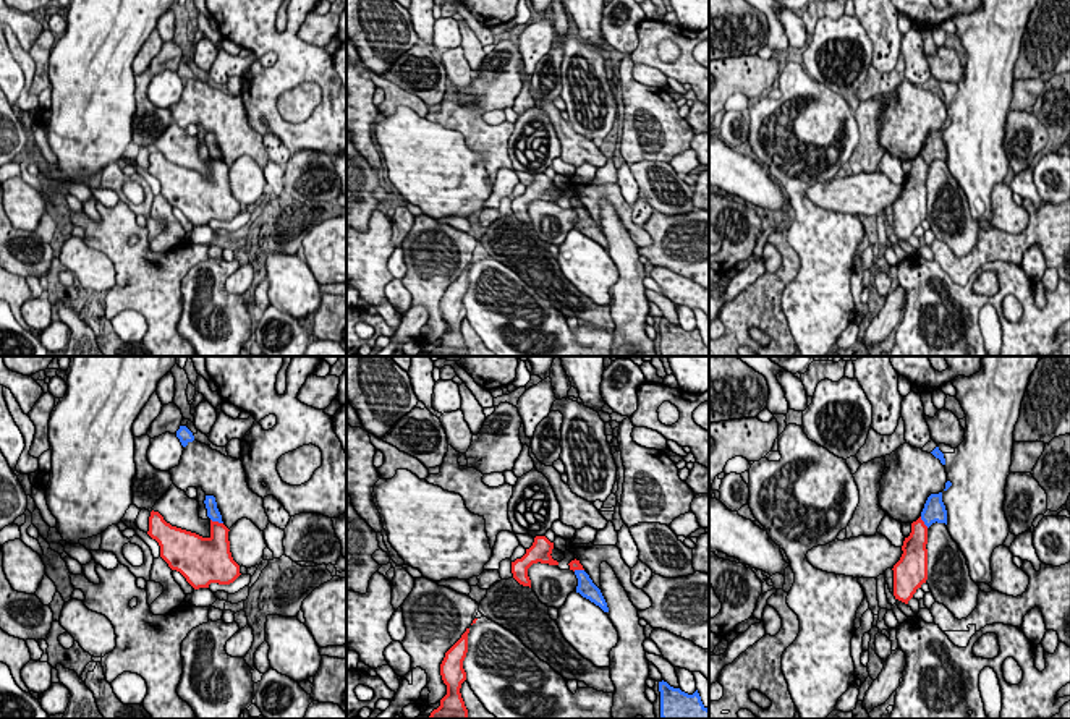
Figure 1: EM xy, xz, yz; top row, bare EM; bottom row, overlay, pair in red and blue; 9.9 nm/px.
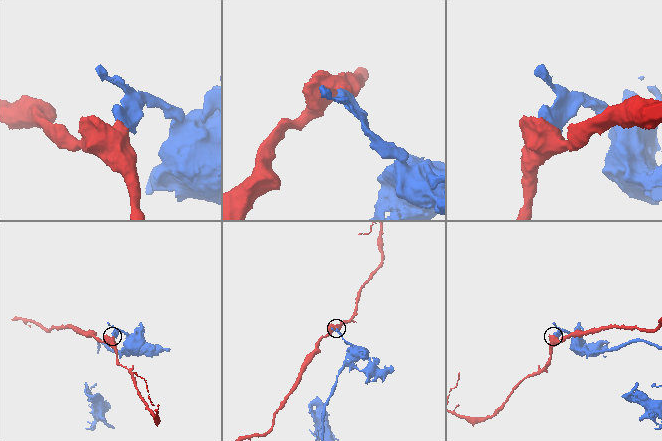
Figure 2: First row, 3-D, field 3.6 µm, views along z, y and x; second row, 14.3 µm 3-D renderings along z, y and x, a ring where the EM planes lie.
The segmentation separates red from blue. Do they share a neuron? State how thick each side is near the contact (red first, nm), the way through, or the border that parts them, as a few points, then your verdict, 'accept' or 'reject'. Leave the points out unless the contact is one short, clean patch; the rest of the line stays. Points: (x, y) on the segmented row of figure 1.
240/130 nm | along xy (211, 519), (222, 523) | reject

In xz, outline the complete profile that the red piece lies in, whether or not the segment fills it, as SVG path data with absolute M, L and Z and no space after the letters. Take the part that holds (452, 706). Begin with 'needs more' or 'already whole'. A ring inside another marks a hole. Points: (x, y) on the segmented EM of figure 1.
already whole; M466 628L461 638L445 653L440 664L440 675L447 685L447 695L427 719L468 719L468 709L460 693L461 683L466 680L463 661L468 653L468 633L469 628Z

